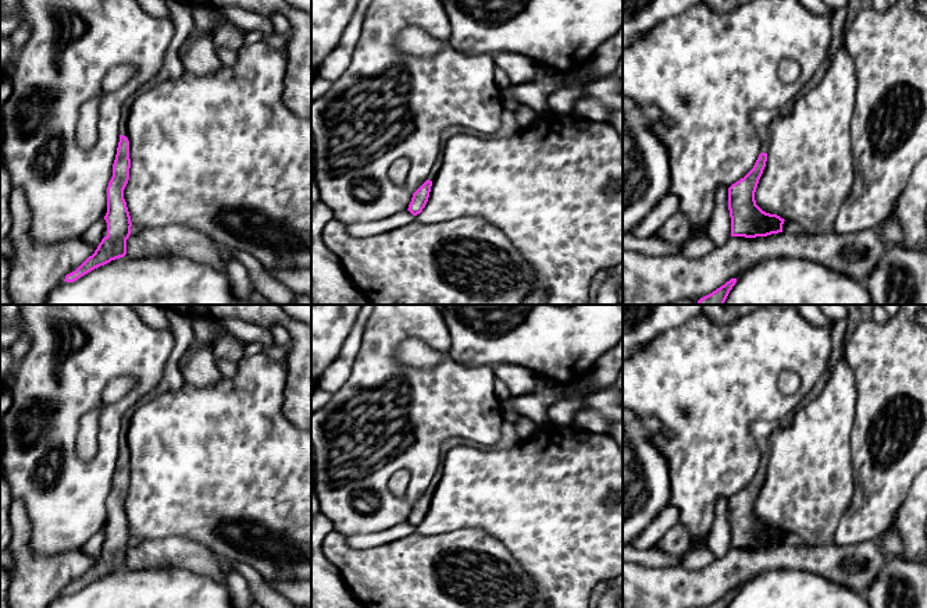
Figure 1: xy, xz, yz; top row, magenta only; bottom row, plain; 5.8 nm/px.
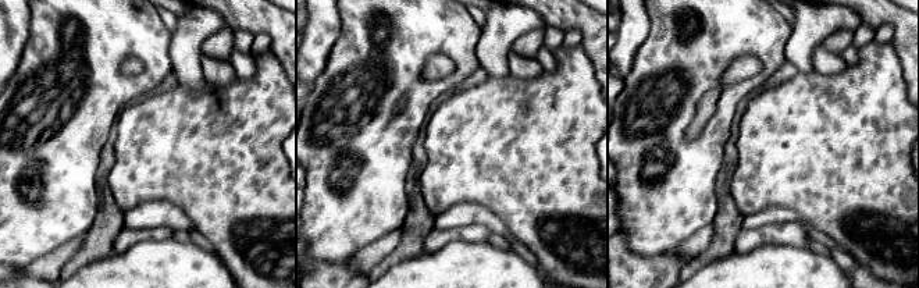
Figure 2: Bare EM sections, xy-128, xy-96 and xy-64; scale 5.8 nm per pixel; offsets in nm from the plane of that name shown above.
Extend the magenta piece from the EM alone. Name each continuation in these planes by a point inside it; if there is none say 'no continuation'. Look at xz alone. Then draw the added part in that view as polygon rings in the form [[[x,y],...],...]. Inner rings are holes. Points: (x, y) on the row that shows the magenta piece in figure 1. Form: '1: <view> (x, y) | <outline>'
1: xz (438, 164) | [[[438,159],[436,163],[434,164],[432,170],[431,170],[431,174],[428,175],[429,181],[435,179],[435,177],[439,173],[441,167],[442,167],[442,159]]]

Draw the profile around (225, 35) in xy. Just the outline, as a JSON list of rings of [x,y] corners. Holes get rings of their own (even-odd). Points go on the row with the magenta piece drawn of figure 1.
[[[221,21],[213,32],[215,49],[239,50],[245,43],[245,32],[228,21]]]

